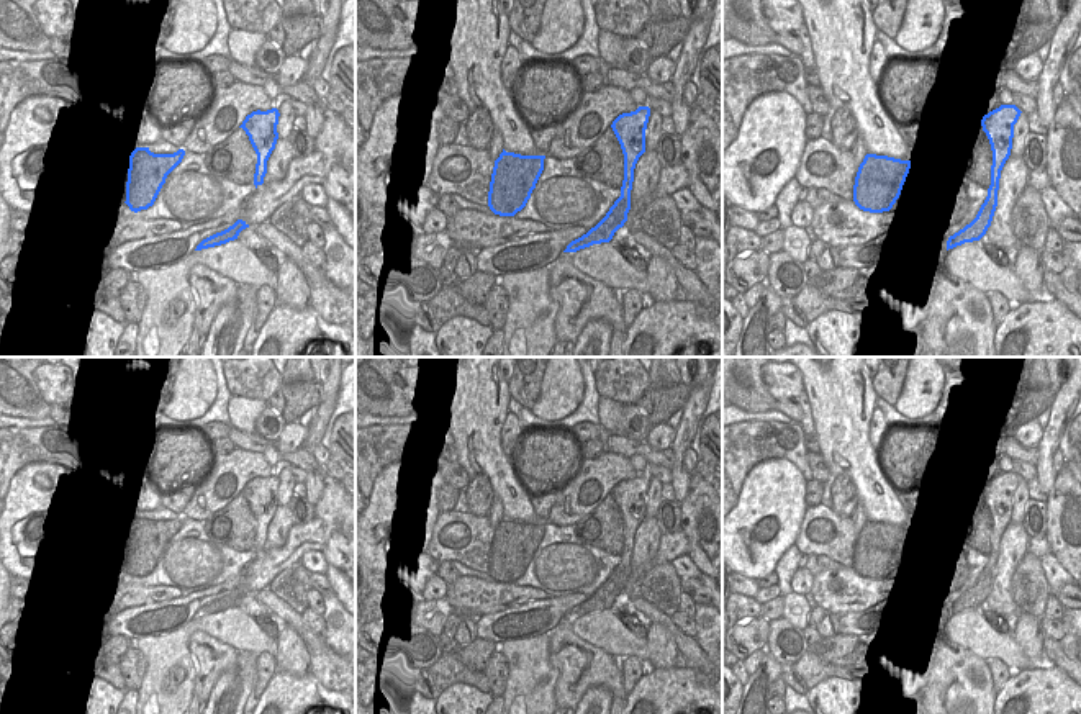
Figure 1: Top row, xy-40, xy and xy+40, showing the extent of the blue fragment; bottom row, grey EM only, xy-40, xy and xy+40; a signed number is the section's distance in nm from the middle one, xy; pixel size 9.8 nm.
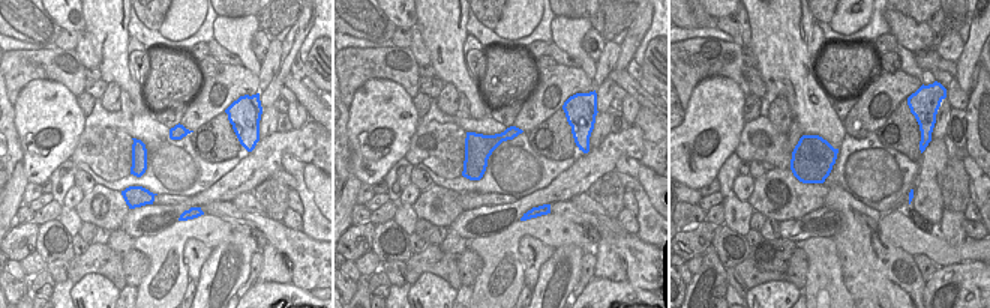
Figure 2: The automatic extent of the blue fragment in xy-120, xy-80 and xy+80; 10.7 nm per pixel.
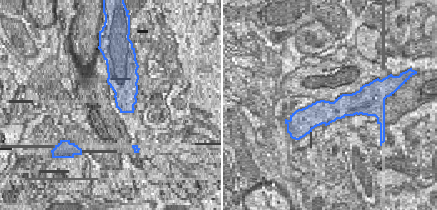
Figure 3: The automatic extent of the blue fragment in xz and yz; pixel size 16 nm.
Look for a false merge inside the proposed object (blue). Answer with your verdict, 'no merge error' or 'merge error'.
no merge error

